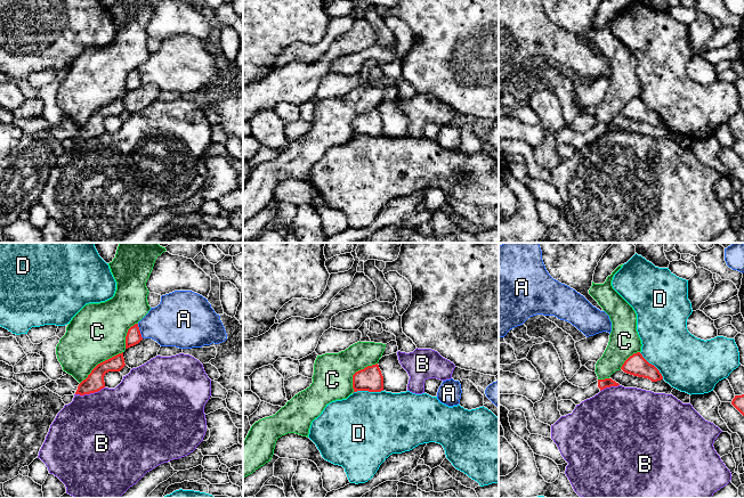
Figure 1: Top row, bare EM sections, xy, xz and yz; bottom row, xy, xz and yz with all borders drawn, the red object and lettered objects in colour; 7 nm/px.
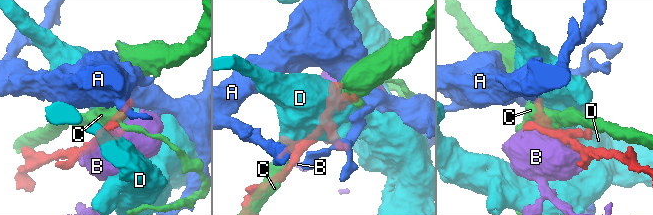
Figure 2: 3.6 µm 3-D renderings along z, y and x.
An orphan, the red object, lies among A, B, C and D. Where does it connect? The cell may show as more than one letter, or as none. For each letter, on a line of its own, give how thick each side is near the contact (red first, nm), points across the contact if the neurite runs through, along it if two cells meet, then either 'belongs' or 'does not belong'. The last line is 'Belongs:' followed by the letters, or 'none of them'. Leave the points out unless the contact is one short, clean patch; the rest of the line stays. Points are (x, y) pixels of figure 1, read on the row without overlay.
A: 110/340 nm | along xy (137, 68), (143, 82) | does not belong
B: 130/500 nm | does not belong
C: 130/400 nm | does not belong
D: 170/480 nm | along xz (382, 135), (355, 136), (353, 138) | does not belong
Belongs: none of them

